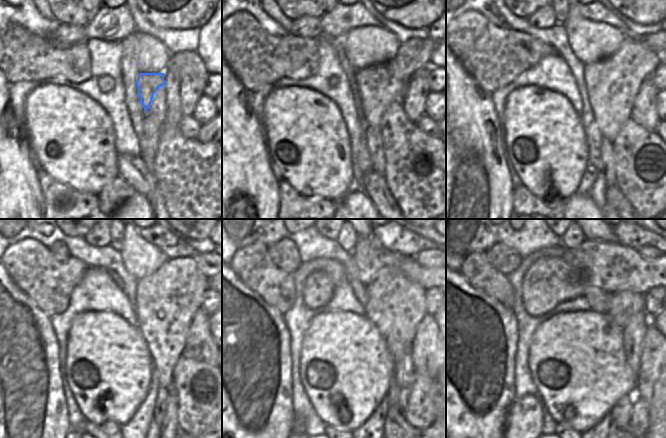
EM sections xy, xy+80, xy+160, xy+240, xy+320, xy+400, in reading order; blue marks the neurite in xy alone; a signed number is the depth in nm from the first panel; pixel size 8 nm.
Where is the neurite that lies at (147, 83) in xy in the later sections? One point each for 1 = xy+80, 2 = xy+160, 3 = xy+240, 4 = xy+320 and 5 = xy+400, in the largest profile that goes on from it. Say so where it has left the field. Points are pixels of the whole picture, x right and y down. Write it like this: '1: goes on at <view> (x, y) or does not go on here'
1: goes on at xy+80 (381, 85)
2: goes on at xy+160 (613, 82)
3: goes on at xy+240 (166, 300)
4: goes on at xy+320 (396, 305)
5: goes on at xy+400 (624, 304)

